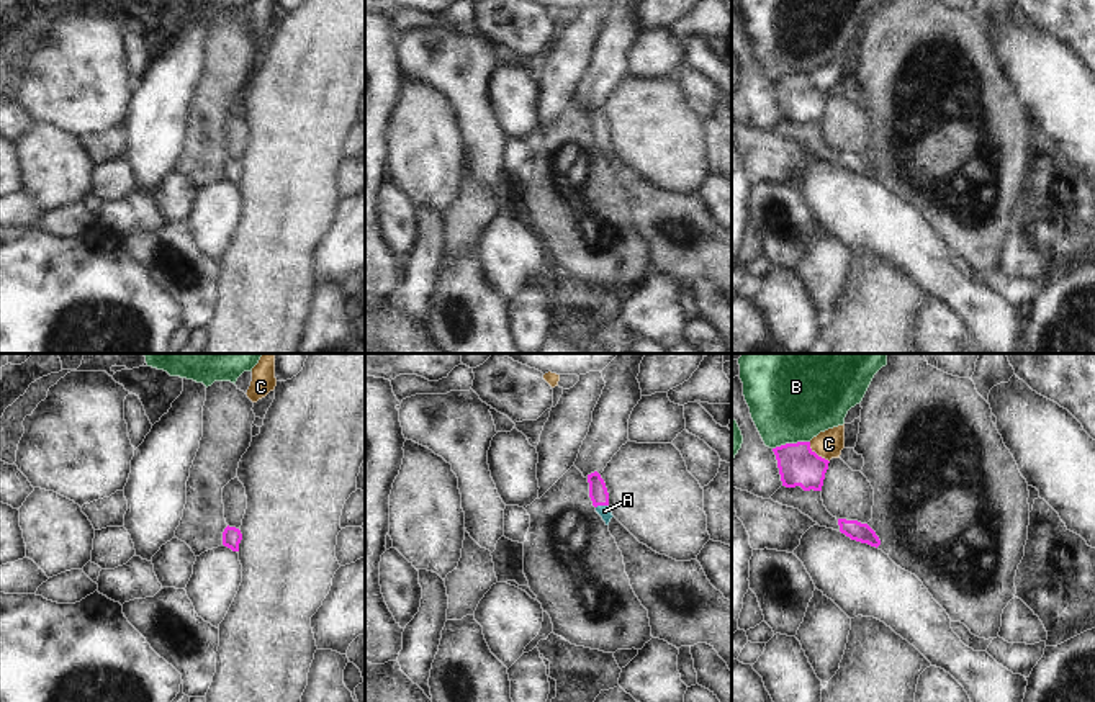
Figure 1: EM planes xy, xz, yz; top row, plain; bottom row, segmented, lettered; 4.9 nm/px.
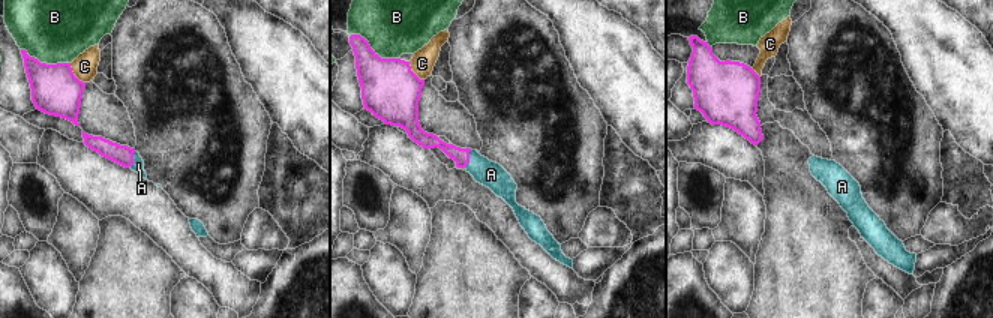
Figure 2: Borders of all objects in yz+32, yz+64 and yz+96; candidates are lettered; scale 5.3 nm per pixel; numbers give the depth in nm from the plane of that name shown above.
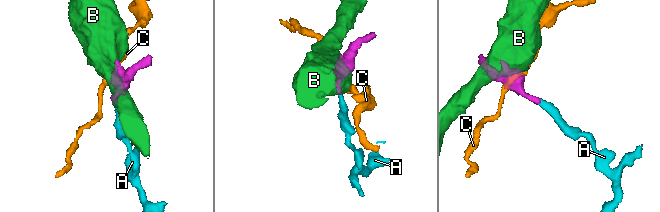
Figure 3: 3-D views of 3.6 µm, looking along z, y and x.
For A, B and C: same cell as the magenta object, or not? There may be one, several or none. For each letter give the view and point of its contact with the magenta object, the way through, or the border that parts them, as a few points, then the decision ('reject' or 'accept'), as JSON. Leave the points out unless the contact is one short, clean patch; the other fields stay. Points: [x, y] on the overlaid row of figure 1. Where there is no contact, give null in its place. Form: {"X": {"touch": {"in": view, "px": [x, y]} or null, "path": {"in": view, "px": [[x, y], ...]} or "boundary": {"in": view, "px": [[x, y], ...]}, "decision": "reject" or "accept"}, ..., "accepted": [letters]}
{"A": {"touch": {"in": "xz", "px": [601, 504]}, "path": {"in": "xz", "px": [[598, 491], [601, 504], [604, 511]]}, "decision": "accept"}, "B": {"touch": {"in": "yz", "px": [791, 444]}, "boundary": {"in": "yz", "px": [[809, 440], [776, 445], [773, 449]]}, "decision": "reject"}, "C": {"touch": {"in": "yz", "px": [815, 454]}, "boundary": {"in": "yz", "px": [[809, 442], [829, 462]]}, "decision": "reject"}, "accepted": ["A"]}

